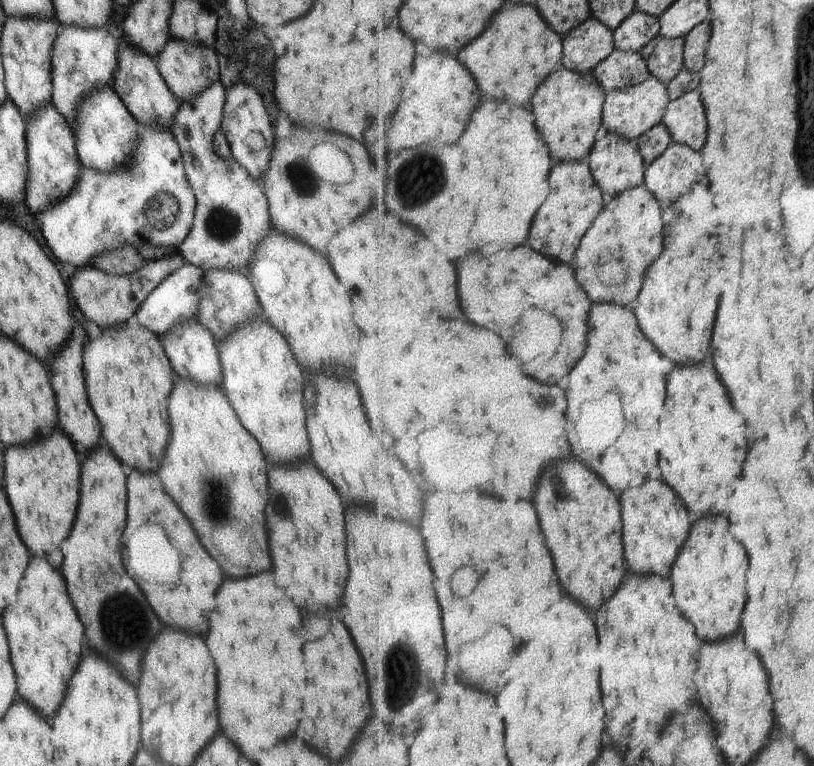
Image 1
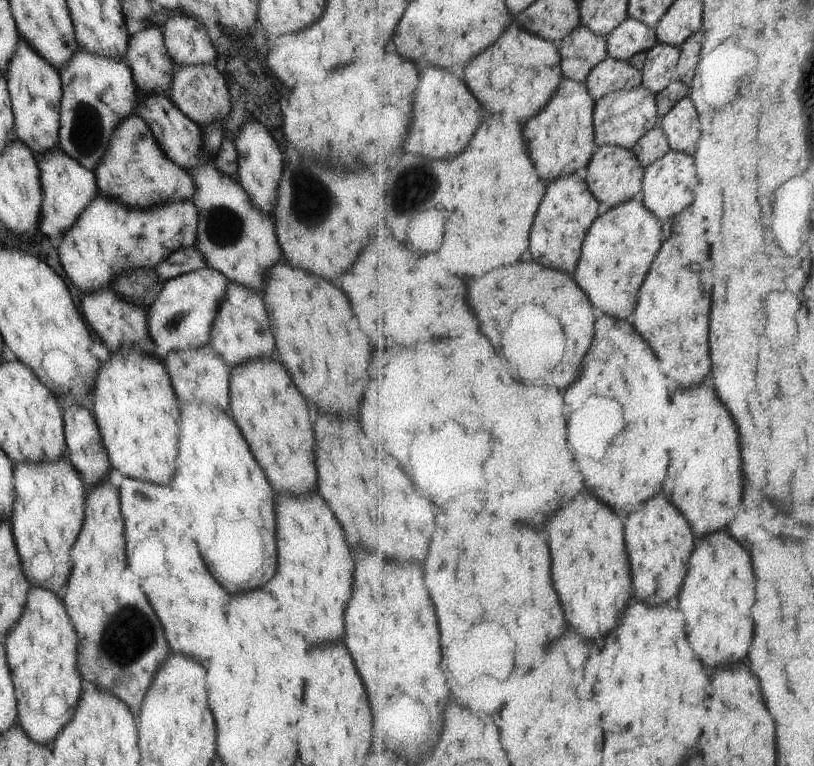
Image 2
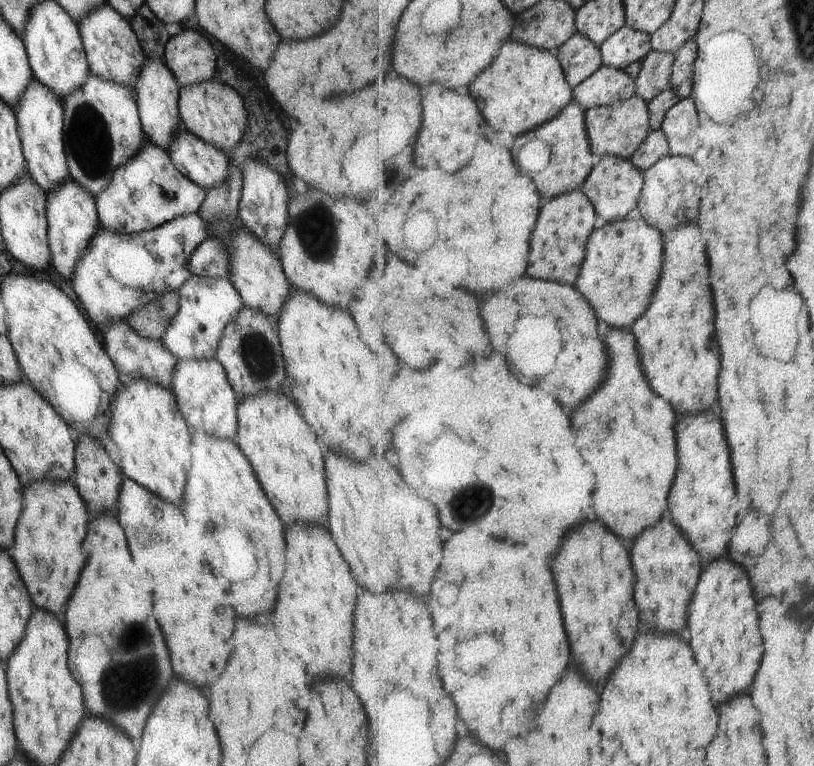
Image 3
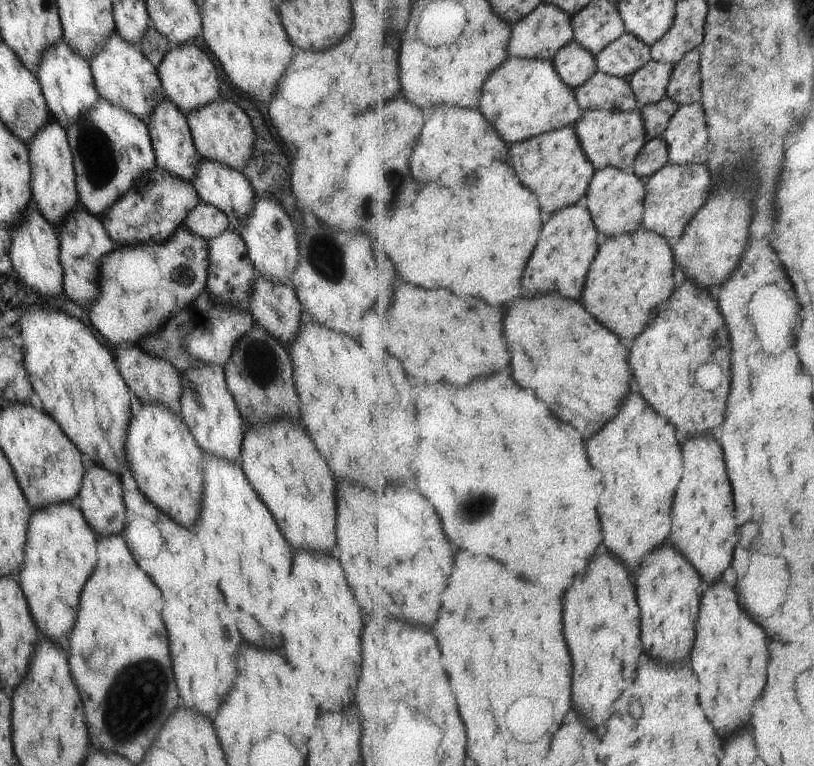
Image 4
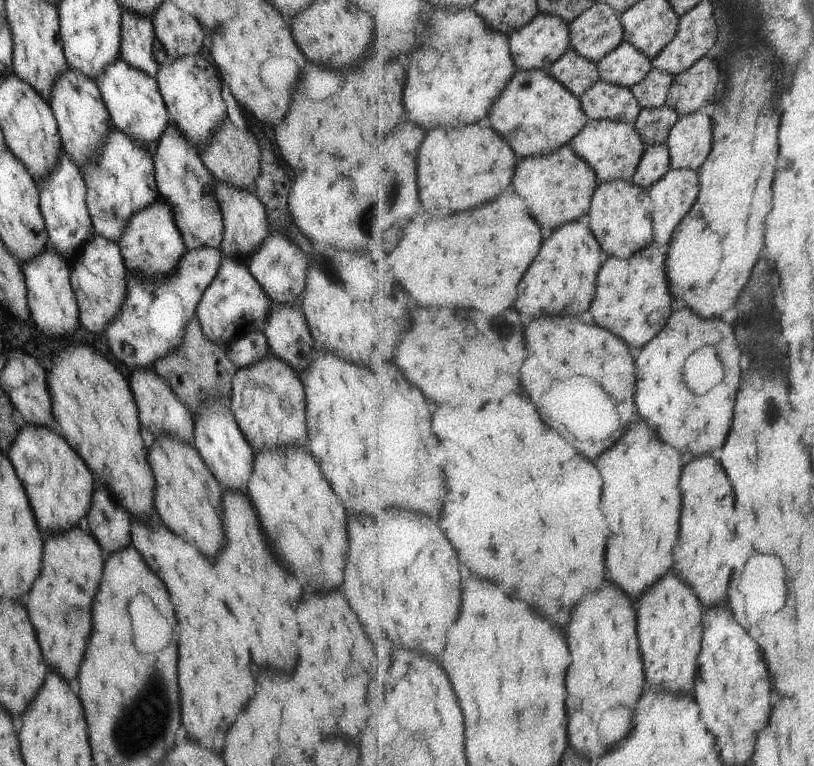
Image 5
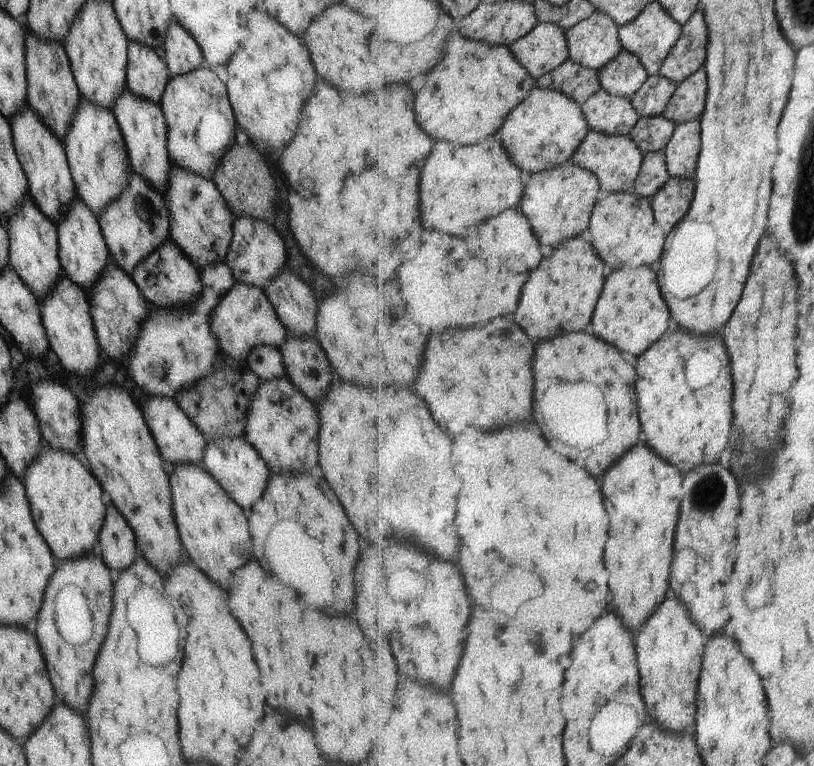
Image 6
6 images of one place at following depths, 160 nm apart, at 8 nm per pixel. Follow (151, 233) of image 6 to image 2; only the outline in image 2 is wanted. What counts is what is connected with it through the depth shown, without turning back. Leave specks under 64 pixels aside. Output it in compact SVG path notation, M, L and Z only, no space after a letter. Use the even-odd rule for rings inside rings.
M78 48L57 72L62 86L58 146L69 158L93 171L105 152L111 130L123 119L136 114L138 92L130 68L123 58L97 56Z

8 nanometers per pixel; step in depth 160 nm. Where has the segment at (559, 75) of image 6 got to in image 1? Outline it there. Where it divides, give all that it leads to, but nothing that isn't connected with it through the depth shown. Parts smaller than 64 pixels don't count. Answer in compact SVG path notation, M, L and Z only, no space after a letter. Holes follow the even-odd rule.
M590 17L563 38L562 66L583 74L593 73L601 62L617 51L614 31L594 17Z

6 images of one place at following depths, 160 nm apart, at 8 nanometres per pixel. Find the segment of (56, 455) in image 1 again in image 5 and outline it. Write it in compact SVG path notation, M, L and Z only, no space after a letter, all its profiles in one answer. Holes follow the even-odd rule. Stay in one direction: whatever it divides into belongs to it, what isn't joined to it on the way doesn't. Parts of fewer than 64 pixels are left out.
M83 525L75 526L73 530L61 531L59 536L47 536L43 542L43 556L41 556L43 568L40 568L40 573L23 600L29 620L36 632L36 639L44 656L45 664L49 670L57 672L65 680L71 680L77 676L77 668L81 664L83 650L88 643L91 630L90 606L100 583L104 559L103 550ZM73 606L77 606L77 618L75 620L71 618L73 616L71 612L75 610Z

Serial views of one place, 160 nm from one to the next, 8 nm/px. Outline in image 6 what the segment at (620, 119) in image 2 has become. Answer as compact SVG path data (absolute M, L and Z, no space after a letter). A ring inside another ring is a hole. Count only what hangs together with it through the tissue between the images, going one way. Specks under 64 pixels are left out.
M592 130L572 156L572 161L595 174L600 180L601 189L609 193L635 193L635 184L641 172L644 156L645 153L630 136L618 137Z

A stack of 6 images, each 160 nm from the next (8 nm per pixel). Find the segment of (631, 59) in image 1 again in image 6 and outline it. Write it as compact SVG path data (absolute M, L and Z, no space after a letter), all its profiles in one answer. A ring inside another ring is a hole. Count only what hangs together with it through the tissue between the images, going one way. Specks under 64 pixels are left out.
M601 89L596 95L582 105L582 109L589 126L593 131L605 133L606 135L615 135L618 137L629 137L633 128L640 122L641 115L632 105L632 99L629 97L616 97Z

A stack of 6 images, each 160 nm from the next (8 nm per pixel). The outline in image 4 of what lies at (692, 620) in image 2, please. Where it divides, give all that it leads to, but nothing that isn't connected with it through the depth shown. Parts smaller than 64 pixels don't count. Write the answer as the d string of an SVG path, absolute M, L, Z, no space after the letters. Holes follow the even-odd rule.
M725 582L711 586L705 594L701 620L697 622L697 648L693 650L691 662L701 682L701 706L717 732L731 736L745 728L751 722L755 704L767 684L769 648L765 630L749 618L749 614L739 606L735 590ZM717 674L723 680L717 680Z

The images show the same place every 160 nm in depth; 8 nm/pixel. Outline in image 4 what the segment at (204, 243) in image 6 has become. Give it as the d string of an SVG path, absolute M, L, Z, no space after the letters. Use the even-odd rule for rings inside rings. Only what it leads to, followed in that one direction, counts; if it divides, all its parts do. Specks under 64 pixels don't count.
M163 96L162 100L153 107L145 123L155 157L155 168L168 172L169 176L181 177L181 180L190 181L201 156L195 150L185 114ZM199 200L187 213L182 225L194 235L208 241L228 228L228 218L221 209Z

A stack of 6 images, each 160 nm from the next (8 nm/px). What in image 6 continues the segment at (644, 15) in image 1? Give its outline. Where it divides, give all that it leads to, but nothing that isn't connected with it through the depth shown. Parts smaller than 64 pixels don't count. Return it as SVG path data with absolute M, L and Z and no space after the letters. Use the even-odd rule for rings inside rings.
M625 49L599 72L602 89L616 97L631 98L650 77L640 58Z

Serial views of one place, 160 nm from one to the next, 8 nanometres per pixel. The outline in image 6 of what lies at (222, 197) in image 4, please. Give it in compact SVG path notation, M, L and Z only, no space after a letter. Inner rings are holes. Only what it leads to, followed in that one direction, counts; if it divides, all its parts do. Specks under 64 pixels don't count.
M236 217L232 222L232 239L224 263L231 270L237 283L263 290L285 268L285 259L284 242L271 225L271 221L255 220L251 217Z

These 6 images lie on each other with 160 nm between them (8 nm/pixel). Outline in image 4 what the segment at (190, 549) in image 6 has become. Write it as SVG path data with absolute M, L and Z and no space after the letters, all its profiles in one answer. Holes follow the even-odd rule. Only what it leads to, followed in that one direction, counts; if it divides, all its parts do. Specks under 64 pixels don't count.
M141 405L139 414L129 421L125 435L124 458L128 472L150 503L177 524L189 528L199 518L203 451L179 414L172 413L162 405Z

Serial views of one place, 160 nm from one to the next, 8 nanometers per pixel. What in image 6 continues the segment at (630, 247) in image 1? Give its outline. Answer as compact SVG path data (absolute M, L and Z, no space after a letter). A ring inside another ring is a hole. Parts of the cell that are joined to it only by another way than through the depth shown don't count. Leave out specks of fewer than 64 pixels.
M650 267L623 268L615 270L605 282L605 292L601 294L597 312L593 316L593 330L599 338L617 346L621 352L643 356L663 338L663 334L669 330L669 322L671 314L661 296L657 274Z

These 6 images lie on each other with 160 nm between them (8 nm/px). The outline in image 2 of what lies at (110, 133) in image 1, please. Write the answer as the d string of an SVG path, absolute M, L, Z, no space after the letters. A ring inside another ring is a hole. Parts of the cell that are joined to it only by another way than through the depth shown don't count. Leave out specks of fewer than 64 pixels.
M136 114L123 119L111 130L105 152L92 173L99 196L129 208L150 209L165 203L192 200L194 195L193 177L163 154L145 121Z

